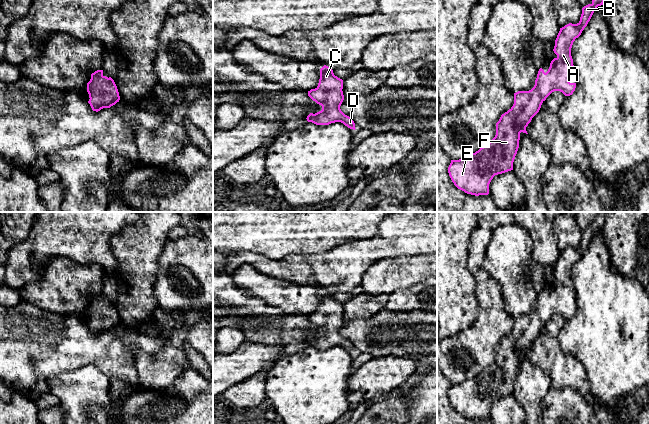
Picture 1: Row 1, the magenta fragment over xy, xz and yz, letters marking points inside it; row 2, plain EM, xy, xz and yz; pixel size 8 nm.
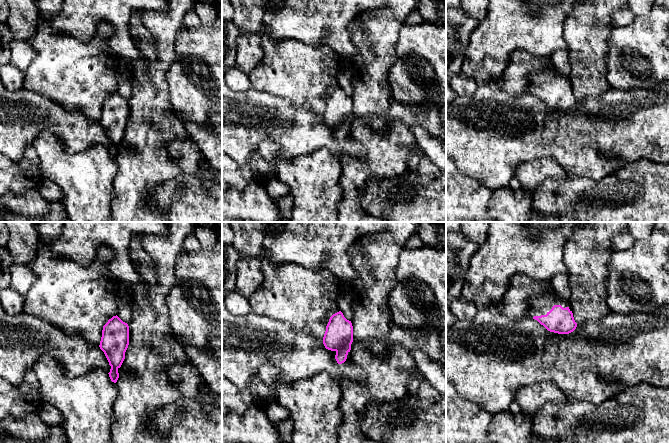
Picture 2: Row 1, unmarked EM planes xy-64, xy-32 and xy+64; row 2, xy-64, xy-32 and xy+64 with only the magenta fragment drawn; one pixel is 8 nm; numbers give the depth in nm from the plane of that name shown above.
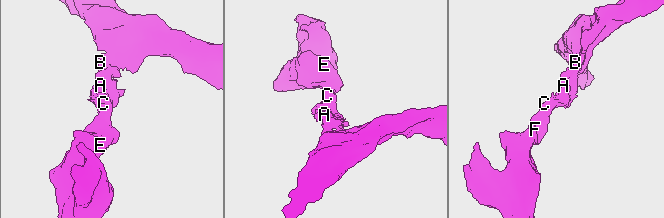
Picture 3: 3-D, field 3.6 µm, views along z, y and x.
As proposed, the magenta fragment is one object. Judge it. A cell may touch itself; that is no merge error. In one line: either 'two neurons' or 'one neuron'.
one neuron

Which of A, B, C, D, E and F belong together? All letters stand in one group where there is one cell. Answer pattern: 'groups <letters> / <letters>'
groups A B C D E F

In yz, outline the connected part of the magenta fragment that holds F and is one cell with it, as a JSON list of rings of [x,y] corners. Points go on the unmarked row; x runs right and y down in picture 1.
[[[605,216],[597,217],[591,228],[582,232],[580,245],[577,248],[569,247],[560,252],[555,264],[554,277],[557,279],[551,287],[548,295],[545,297],[542,292],[539,293],[534,311],[529,315],[518,315],[514,317],[514,328],[504,338],[501,339],[496,347],[496,359],[486,369],[478,375],[468,378],[462,383],[451,384],[448,391],[449,400],[454,409],[467,418],[479,420],[489,418],[489,408],[493,401],[513,394],[513,386],[519,372],[520,357],[527,357],[526,351],[532,342],[539,336],[542,327],[554,315],[560,315],[565,320],[573,318],[576,307],[570,307],[569,304],[574,302],[574,289],[571,280],[573,266],[578,262],[584,252],[590,245],[594,235],[598,230],[603,229],[605,225]]]

